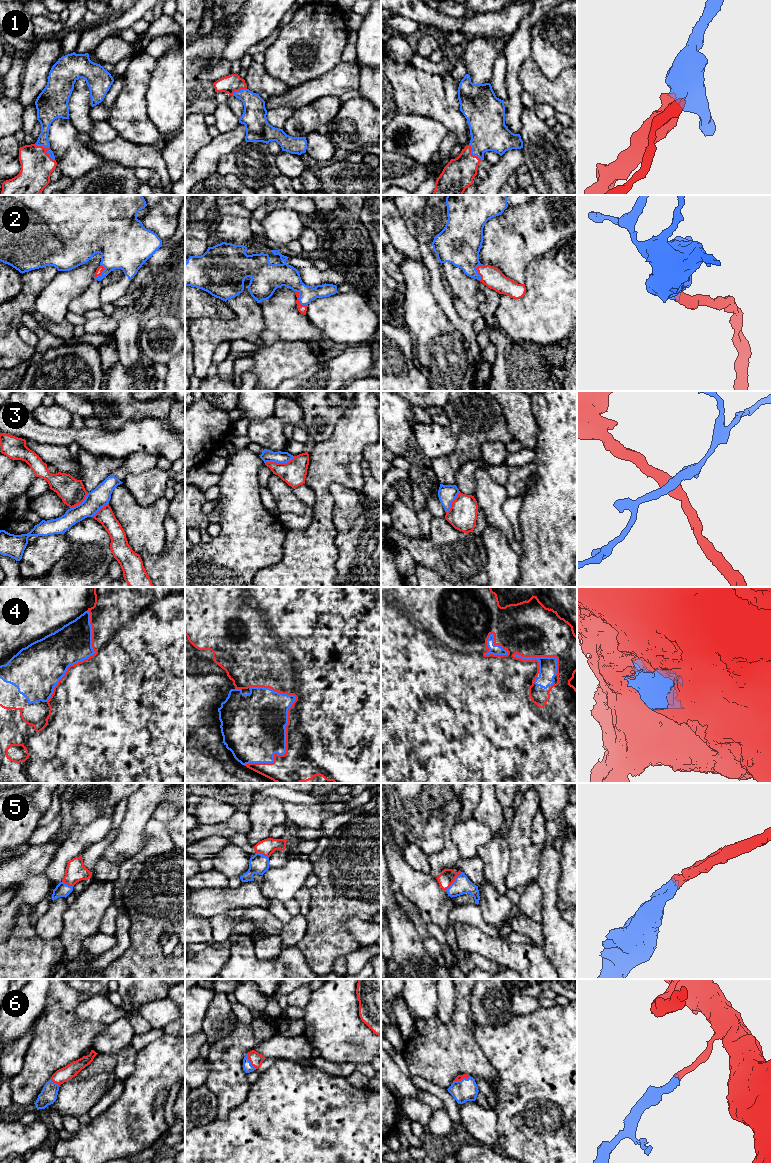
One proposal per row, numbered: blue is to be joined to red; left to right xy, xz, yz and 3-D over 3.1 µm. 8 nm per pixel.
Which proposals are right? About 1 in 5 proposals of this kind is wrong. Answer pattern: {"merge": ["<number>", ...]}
{"merge": ["1", "2", "4", "5", "6"]}

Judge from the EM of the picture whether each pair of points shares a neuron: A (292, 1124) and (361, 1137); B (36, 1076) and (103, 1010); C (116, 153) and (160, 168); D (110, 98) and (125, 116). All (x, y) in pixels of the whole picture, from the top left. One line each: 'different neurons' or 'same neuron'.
A: same neuron
B: different neurons
C: same neuron
D: different neurons

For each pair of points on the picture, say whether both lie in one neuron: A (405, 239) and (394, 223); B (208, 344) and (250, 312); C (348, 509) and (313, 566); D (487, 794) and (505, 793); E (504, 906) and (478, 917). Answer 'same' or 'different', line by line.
A: same
B: same
C: different
D: different
E: different

